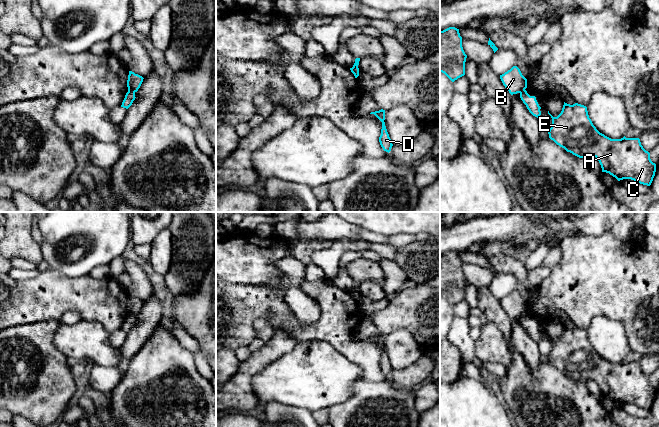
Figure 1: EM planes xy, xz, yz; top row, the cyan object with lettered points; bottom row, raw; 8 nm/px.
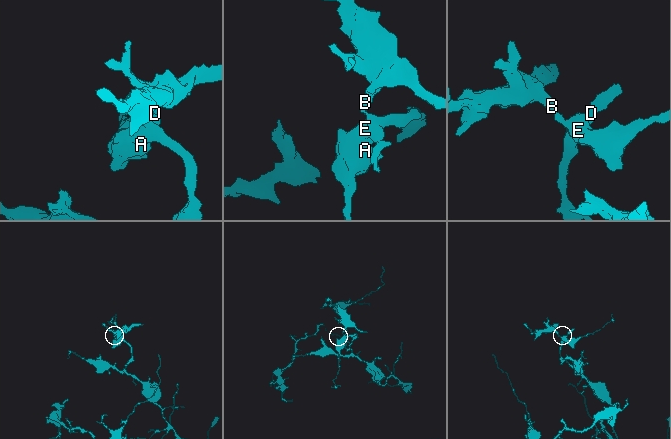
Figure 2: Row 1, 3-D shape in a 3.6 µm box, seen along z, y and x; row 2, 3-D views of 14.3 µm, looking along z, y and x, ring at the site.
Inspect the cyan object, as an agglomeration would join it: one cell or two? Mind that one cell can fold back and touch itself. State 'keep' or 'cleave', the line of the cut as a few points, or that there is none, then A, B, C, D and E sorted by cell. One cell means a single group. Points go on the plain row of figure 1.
cleave | xy (128, 314), (134, 316) | A C D E / B

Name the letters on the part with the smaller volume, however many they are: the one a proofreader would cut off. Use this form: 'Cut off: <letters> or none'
Cut off: B

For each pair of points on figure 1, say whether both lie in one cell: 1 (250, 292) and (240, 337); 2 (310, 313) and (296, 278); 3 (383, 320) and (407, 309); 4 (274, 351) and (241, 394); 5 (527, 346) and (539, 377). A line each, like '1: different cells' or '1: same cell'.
1: same cell
2: same cell
3: same cell
4: same cell
5: different cells

